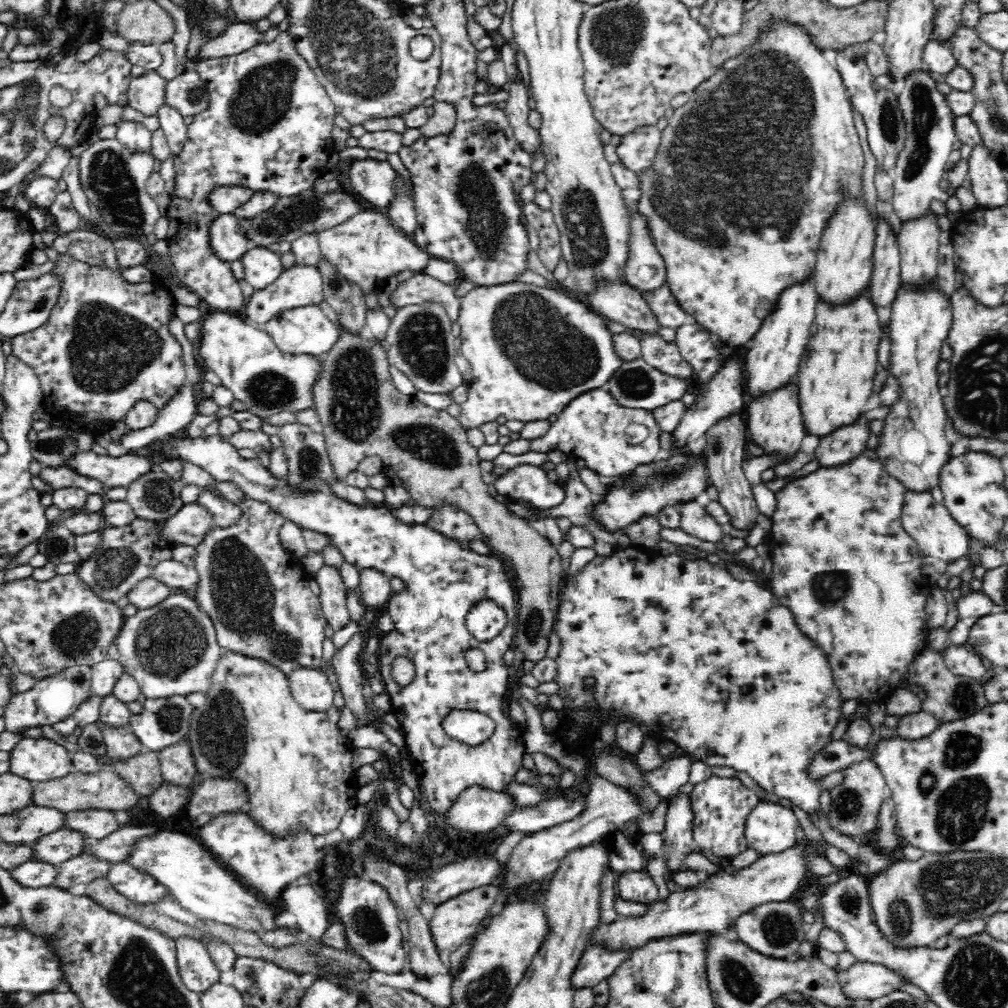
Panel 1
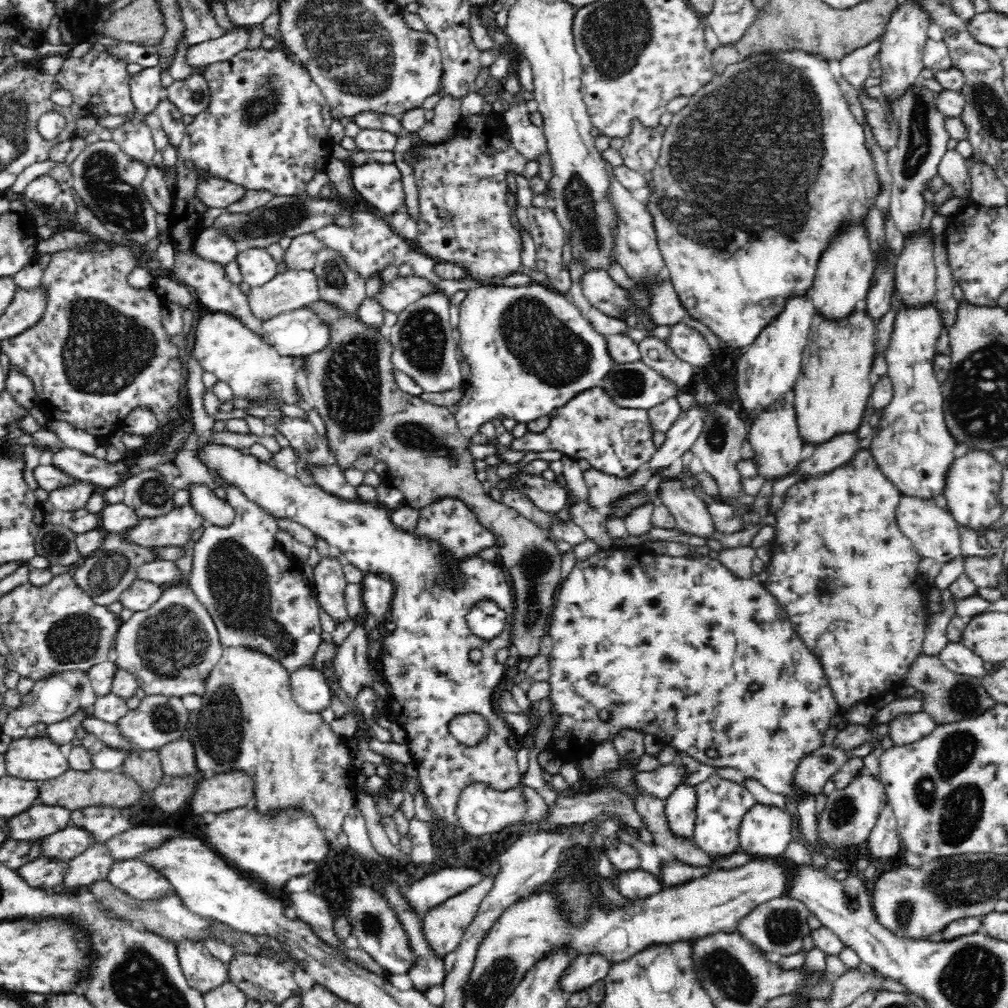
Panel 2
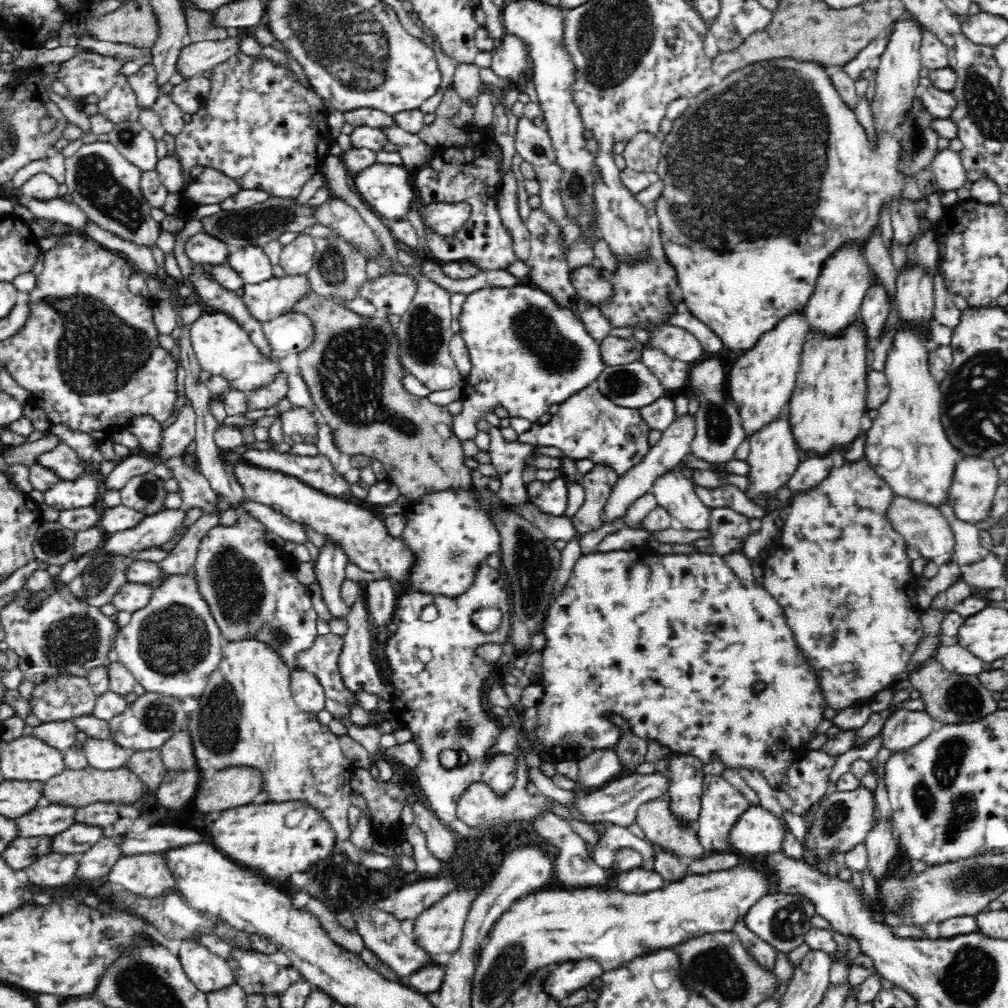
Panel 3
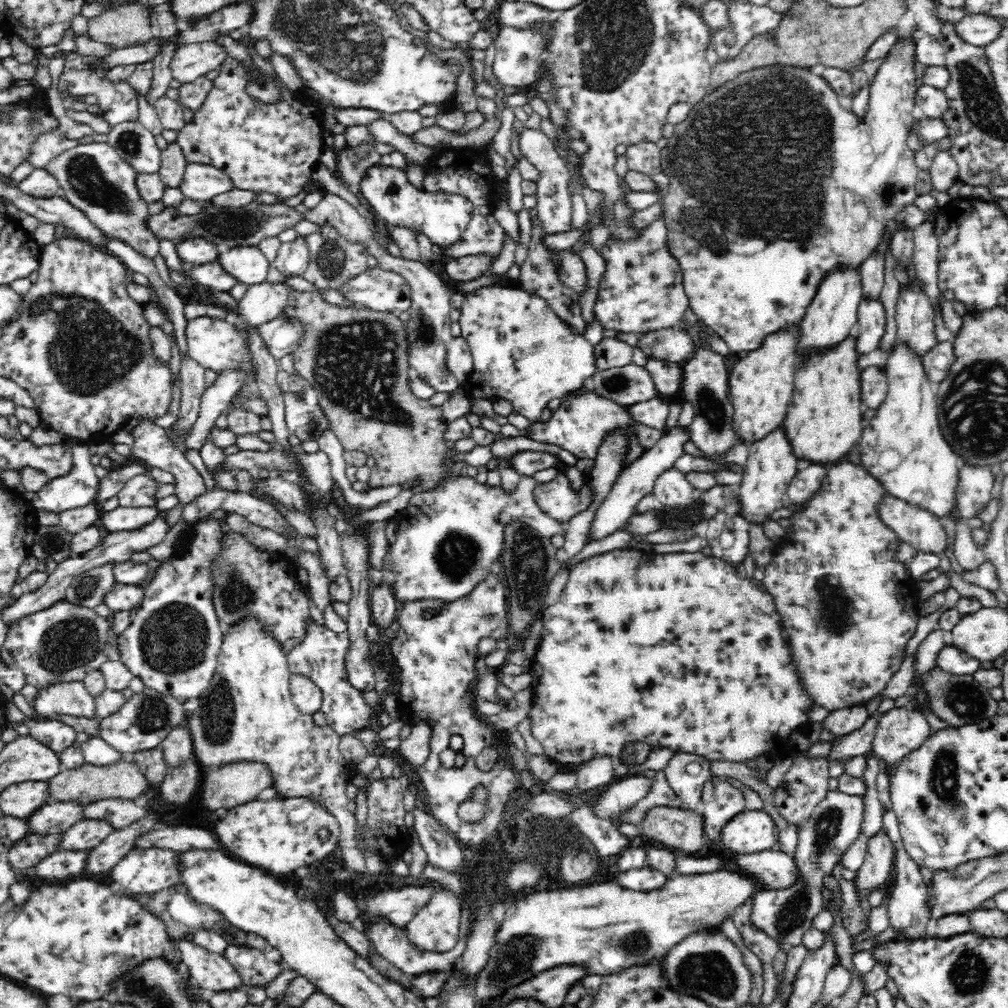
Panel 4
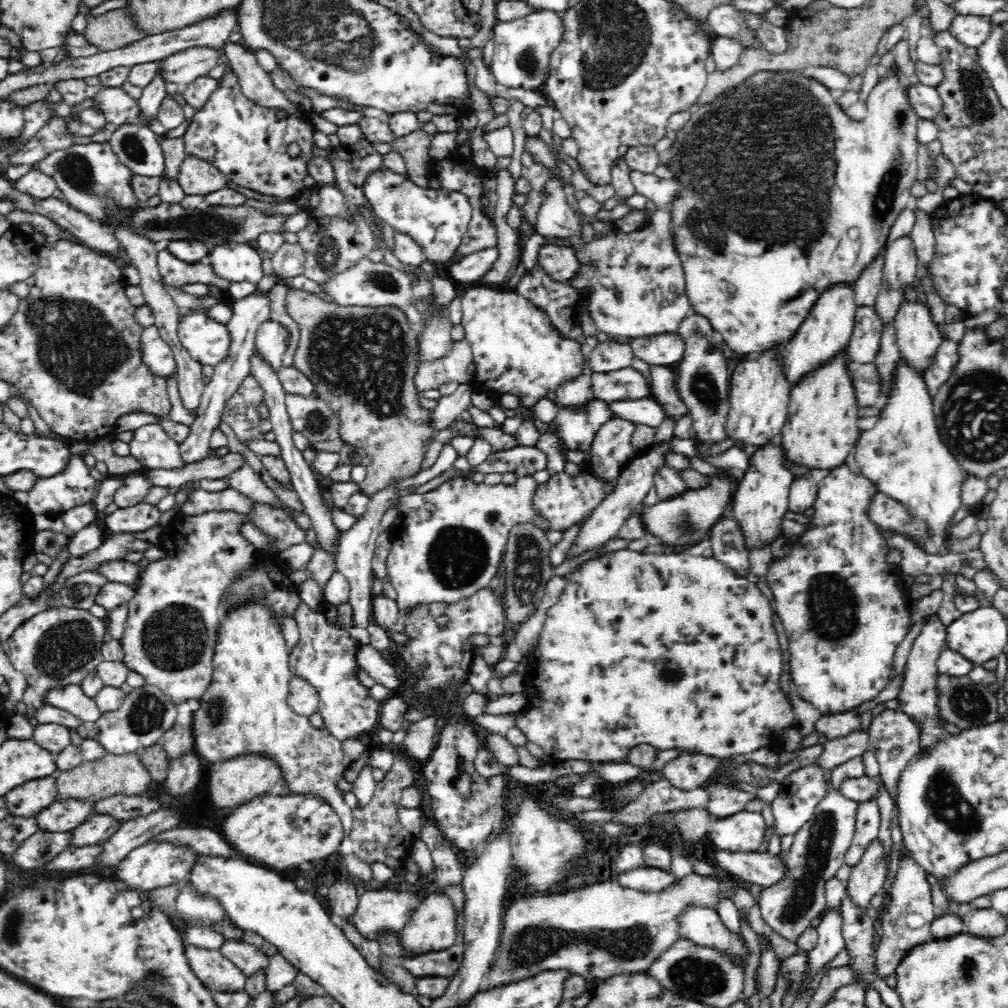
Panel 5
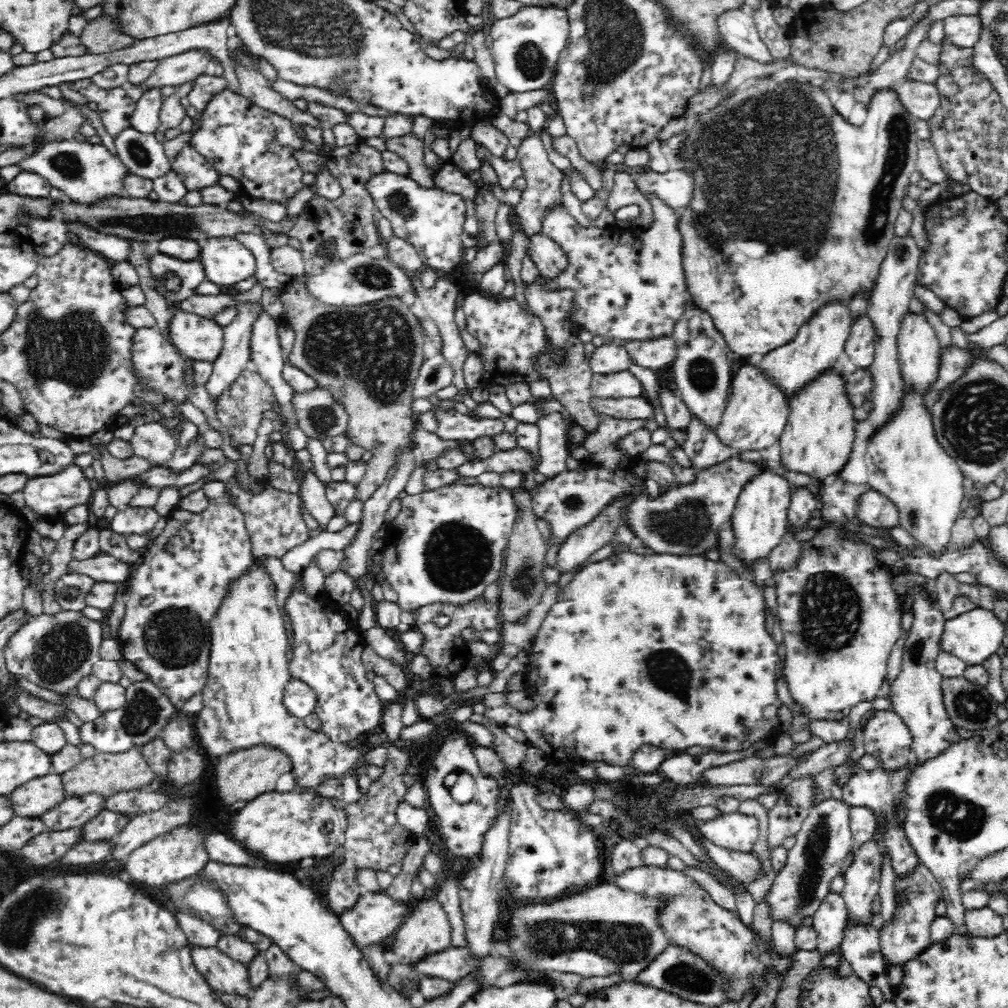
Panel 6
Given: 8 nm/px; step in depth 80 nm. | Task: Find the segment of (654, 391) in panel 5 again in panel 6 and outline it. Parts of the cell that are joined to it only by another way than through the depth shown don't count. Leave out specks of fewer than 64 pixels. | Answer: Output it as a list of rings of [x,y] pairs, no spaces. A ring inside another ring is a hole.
[[[661,372],[656,373],[659,384],[658,396],[660,406],[667,418],[668,428],[670,430],[682,430],[682,432],[686,432],[692,420],[690,409],[680,396],[672,394],[671,390],[665,389]]]

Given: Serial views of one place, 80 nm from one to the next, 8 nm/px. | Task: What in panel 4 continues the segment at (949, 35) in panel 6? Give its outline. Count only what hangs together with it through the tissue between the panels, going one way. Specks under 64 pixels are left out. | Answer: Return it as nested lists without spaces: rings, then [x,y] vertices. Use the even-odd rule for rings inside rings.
[[[984,14],[964,16],[960,22],[956,22],[954,29],[964,42],[977,47],[986,46],[1002,32],[1000,20]]]

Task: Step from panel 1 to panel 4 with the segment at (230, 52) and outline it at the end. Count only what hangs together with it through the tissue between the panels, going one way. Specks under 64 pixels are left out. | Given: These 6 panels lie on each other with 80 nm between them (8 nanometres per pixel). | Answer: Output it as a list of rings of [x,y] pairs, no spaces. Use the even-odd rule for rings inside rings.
[[[200,42],[178,47],[174,58],[170,60],[171,77],[181,84],[194,82],[207,72],[220,68],[226,58],[226,50],[216,42]]]

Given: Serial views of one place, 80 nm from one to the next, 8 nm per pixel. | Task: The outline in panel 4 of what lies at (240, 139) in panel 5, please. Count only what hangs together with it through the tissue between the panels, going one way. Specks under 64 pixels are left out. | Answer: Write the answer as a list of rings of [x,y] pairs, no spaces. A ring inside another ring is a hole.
[[[229,57],[219,68],[220,74],[213,80],[214,86],[202,106],[194,111],[193,120],[180,130],[176,142],[182,146],[186,162],[208,163],[223,170],[234,187],[261,193],[269,192],[279,200],[296,196],[311,180],[311,171],[318,163],[322,146],[322,109],[315,97],[303,91],[280,87],[282,100],[278,104],[262,104],[245,93],[248,77],[244,69]]]

